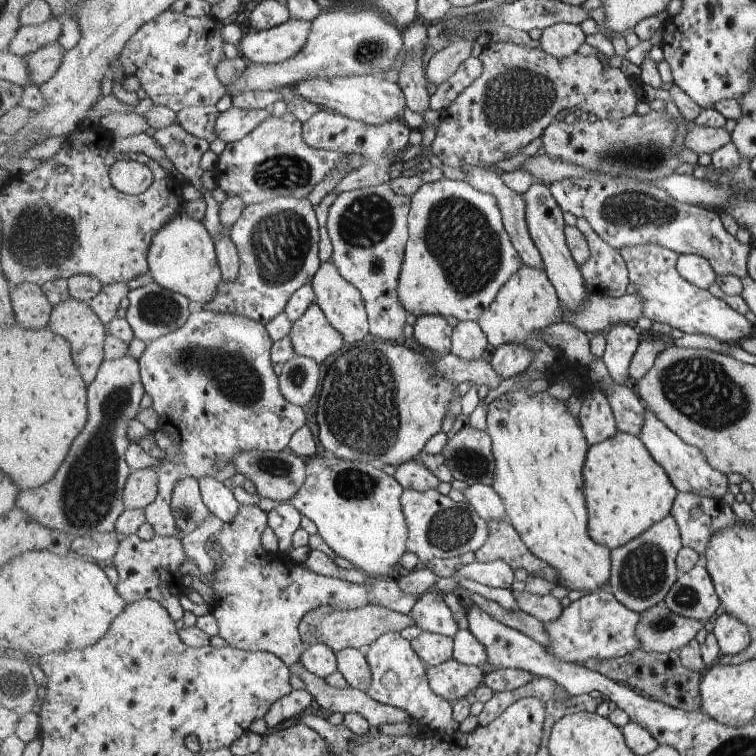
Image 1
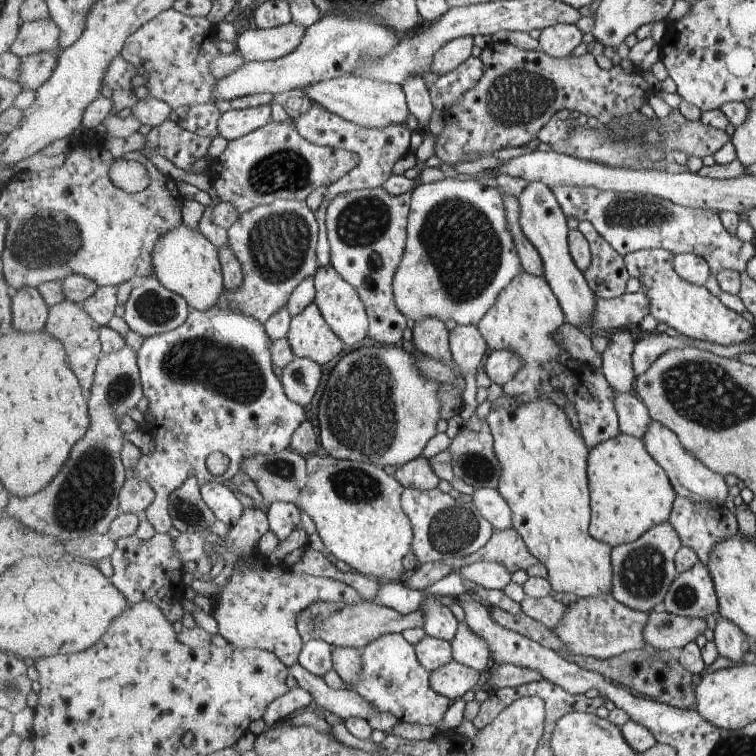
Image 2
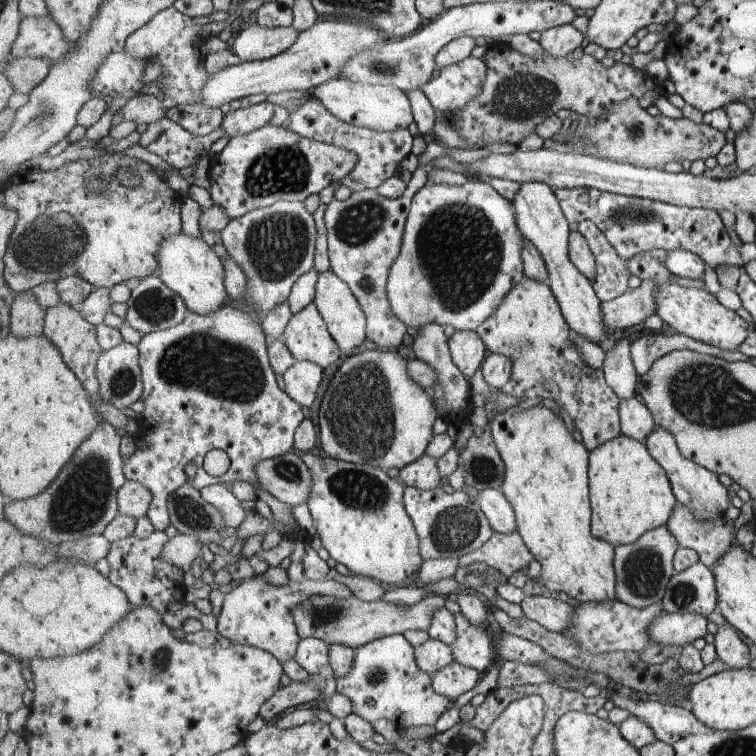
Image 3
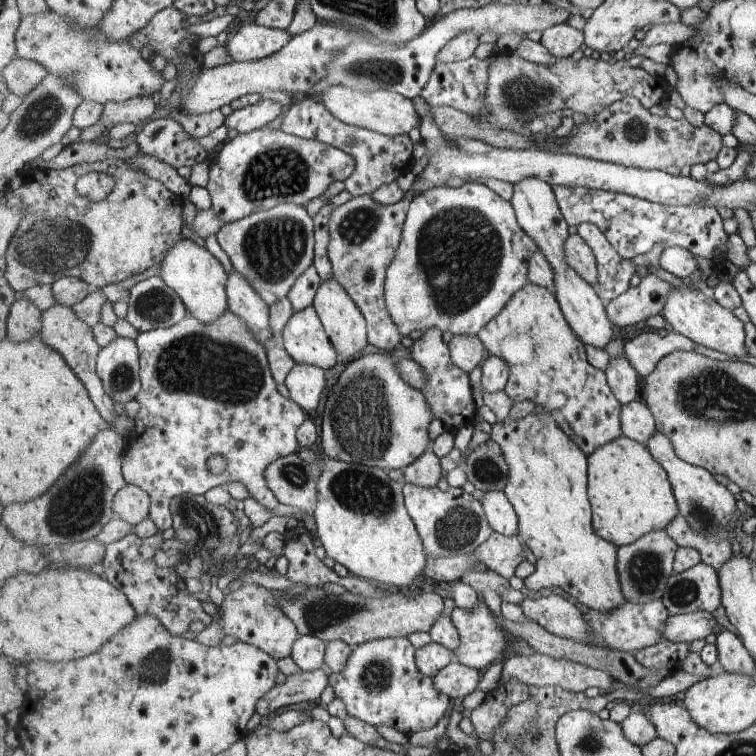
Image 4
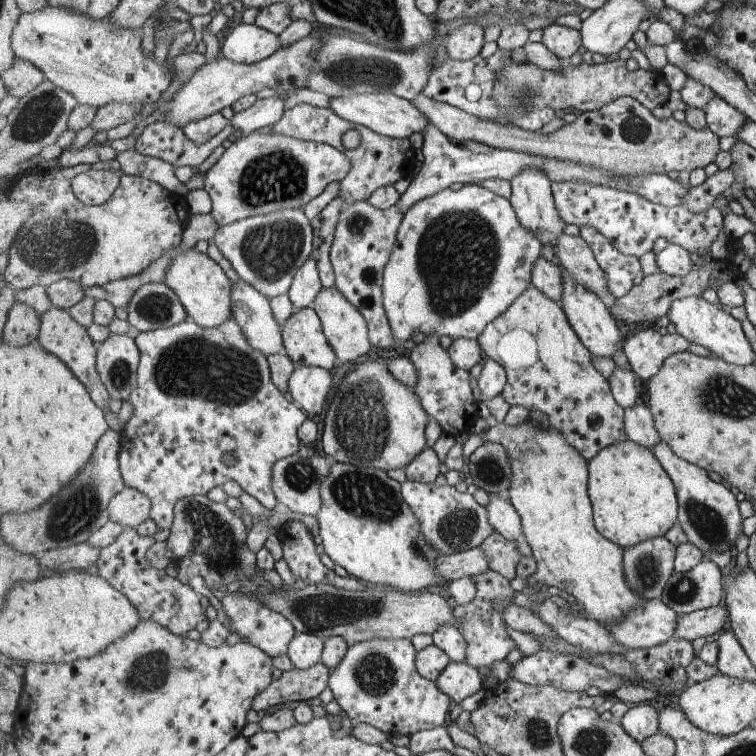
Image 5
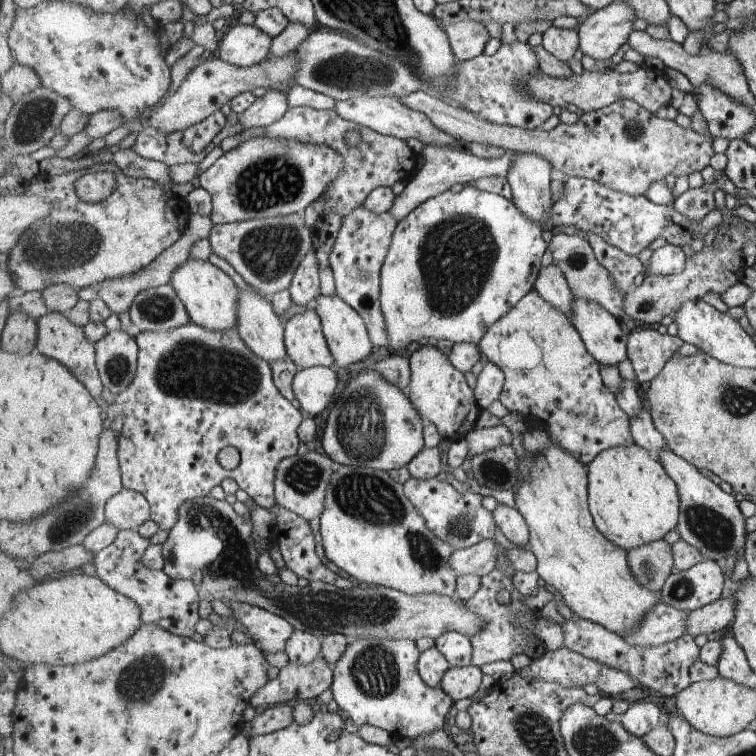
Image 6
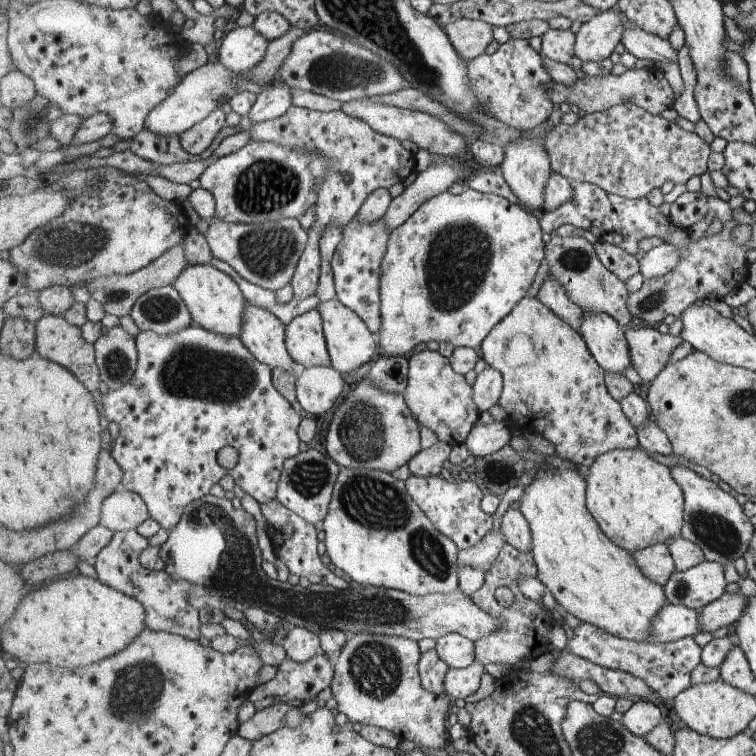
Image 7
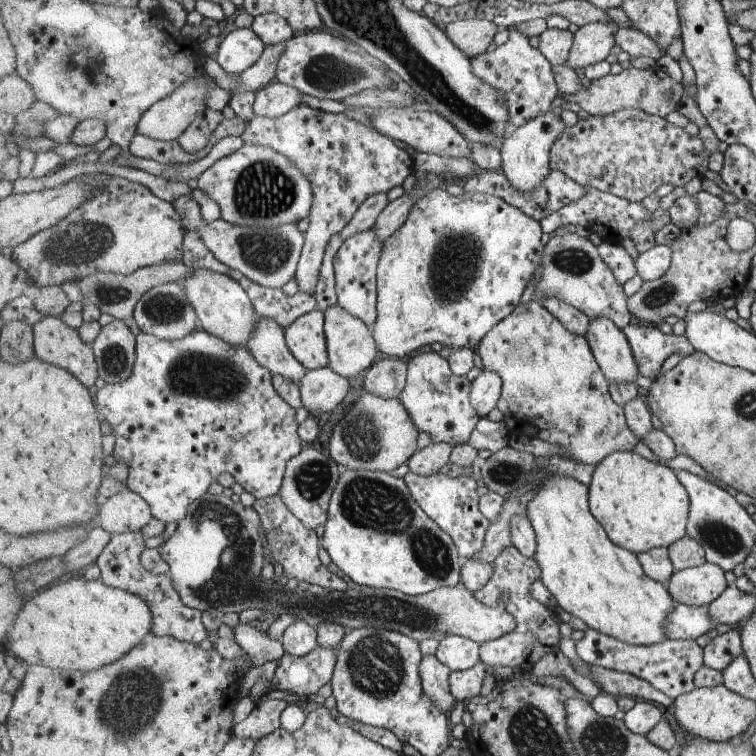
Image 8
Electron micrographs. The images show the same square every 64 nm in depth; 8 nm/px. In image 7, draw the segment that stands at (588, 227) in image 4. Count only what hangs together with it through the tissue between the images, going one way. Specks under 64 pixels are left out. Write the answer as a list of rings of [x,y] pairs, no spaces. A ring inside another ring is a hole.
[[[597,239],[594,243],[597,256],[611,272],[626,282],[641,271],[641,262],[630,252],[616,244],[606,243]]]

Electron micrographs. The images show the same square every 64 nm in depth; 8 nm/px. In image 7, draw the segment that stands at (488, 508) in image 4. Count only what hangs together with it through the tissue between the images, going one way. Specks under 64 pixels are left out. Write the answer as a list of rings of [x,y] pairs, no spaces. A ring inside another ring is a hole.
[[[507,509],[501,518],[500,529],[505,533],[506,539],[515,548],[529,552],[533,548],[533,535],[530,521],[520,509]]]

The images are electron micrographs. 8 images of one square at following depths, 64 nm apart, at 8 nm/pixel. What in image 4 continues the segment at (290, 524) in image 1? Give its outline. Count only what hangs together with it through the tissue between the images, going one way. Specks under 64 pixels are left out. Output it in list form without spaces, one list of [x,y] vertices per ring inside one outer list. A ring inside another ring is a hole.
[[[230,309],[221,314],[215,322],[211,324],[203,324],[201,320],[197,320],[193,315],[188,314],[181,322],[170,326],[169,328],[160,328],[149,332],[140,333],[136,338],[140,350],[140,378],[142,380],[141,392],[135,398],[139,405],[139,410],[134,416],[134,428],[128,436],[128,443],[126,443],[125,452],[123,454],[123,476],[126,477],[126,484],[135,484],[140,486],[143,490],[149,492],[151,496],[152,506],[150,510],[150,517],[157,524],[157,528],[162,532],[167,528],[173,527],[173,512],[171,512],[171,500],[179,494],[191,492],[194,495],[204,495],[213,487],[218,487],[221,484],[229,482],[242,482],[251,496],[255,497],[257,502],[260,502],[265,508],[273,509],[279,506],[279,499],[275,493],[269,488],[267,478],[265,478],[265,470],[269,464],[273,464],[275,460],[281,457],[289,456],[290,454],[297,453],[299,450],[299,442],[297,442],[297,430],[302,424],[310,417],[304,408],[301,408],[297,402],[291,399],[284,390],[281,390],[273,378],[271,367],[268,360],[268,352],[263,344],[259,344],[259,340],[255,338],[255,334],[251,332],[249,324],[237,316],[235,312]],[[211,456],[225,456],[229,468],[221,474],[213,474],[207,468],[207,460]]]

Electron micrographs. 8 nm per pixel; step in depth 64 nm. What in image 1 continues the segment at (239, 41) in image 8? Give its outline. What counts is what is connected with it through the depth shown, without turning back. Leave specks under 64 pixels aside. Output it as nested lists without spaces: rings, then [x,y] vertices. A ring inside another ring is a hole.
[[[291,18],[275,28],[251,31],[242,37],[238,50],[249,62],[273,64],[297,56],[309,40],[312,23]]]

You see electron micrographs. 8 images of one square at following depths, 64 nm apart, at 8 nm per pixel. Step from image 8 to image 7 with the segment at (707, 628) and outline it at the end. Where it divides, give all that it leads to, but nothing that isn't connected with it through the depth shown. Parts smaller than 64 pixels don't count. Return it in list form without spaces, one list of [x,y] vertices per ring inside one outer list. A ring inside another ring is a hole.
[[[668,603],[659,612],[659,616],[653,620],[649,641],[655,644],[667,644],[689,636],[695,636],[701,630],[703,628],[701,628],[701,618],[699,618],[698,610]]]

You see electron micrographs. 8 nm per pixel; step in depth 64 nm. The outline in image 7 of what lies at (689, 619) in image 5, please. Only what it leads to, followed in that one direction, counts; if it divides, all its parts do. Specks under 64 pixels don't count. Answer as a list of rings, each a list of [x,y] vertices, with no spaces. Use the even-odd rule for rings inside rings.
[[[733,591],[725,593],[721,598],[714,600],[713,603],[708,604],[705,608],[699,611],[699,618],[701,618],[701,632],[717,632],[719,628],[727,628],[733,626],[743,612],[749,606],[749,597],[742,593]]]

